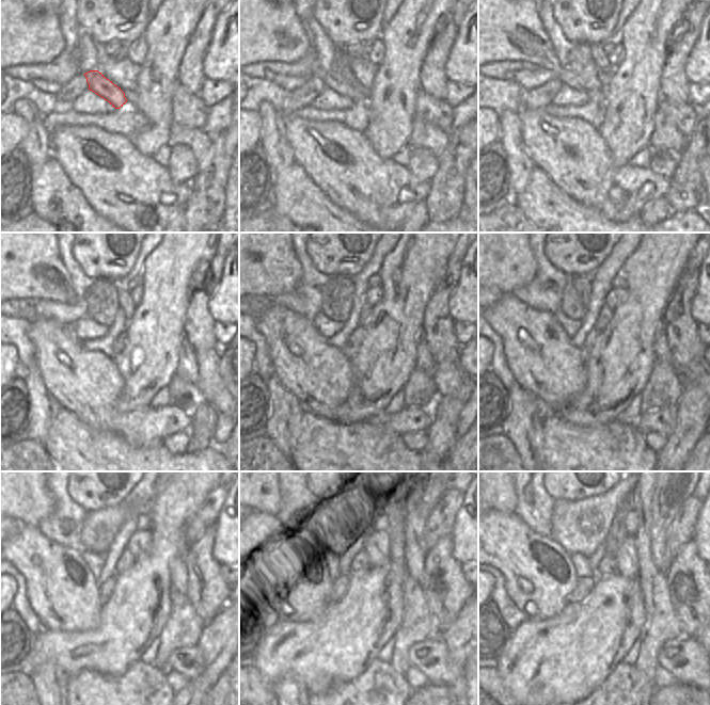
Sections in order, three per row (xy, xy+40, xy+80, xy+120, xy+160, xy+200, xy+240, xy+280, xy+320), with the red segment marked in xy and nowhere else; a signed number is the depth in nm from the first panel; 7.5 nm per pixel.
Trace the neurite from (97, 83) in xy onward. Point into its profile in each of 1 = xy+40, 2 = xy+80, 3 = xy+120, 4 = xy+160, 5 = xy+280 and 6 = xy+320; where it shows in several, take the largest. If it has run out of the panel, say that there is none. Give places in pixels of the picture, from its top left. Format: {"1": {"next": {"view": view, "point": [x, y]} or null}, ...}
{"1": {"next": {"view": "xy+40", "point": [332, 80]}}, "2": {"next": {"view": "xy+80", "point": [500, 27]}}, "3": {"next": {"view": "xy+120", "point": [21, 260]}}, "4": {"next": {"view": "xy+160", "point": [261, 259]}}, "5": {"next": {"view": "xy+280", "point": [261, 493]}}, "6": {"next": {"view": "xy+320", "point": [500, 493]}}}

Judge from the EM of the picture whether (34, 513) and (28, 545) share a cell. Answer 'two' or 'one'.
two

